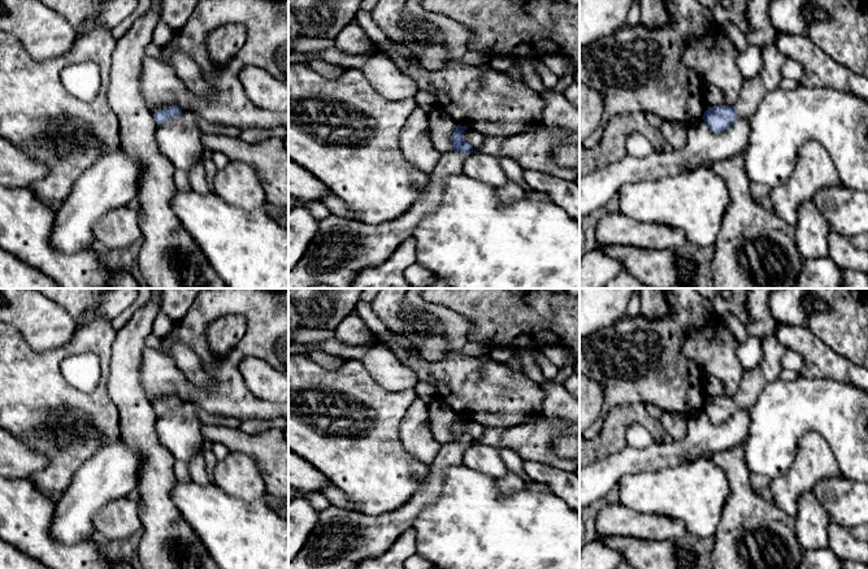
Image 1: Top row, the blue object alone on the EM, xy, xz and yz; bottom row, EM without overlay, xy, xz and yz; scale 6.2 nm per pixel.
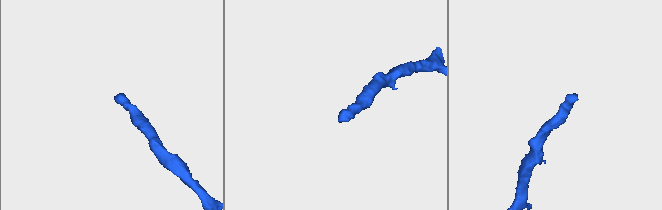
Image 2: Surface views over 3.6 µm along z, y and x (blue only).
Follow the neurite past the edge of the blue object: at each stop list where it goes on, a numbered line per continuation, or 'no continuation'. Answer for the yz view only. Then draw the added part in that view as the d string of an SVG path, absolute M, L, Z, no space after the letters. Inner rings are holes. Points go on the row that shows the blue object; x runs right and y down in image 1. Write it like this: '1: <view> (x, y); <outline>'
1: yz (769, 78); M774 42L761 49L761 57L761 71L752 79L743 79L741 94L734 104L739 118L751 117L761 100L781 86L781 69L786 57L777 49Z

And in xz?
1: xz (342, 248); M453 151L442 153L435 169L429 174L428 186L420 199L404 214L394 220L379 225L368 225L334 214L321 220L318 231L304 256L288 272L288 288L309 288L313 284L350 288L363 270L385 262L403 240L413 235L416 226L439 207L446 179L463 174L466 157L468 155Z

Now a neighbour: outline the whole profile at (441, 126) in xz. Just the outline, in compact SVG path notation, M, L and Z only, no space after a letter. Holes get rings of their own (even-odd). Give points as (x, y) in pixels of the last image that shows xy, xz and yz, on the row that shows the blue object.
M438 105L429 112L429 134L434 147L440 152L450 152L452 149L451 136L456 130L457 123L452 117L446 114Z

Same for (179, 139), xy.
M194 109L182 113L157 126L156 143L162 155L175 166L187 173L208 153L201 143L200 117Z

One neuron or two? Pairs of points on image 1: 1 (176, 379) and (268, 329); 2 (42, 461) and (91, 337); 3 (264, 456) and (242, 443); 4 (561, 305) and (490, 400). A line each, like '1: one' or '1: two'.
1: one
2: two
3: one
4: two

